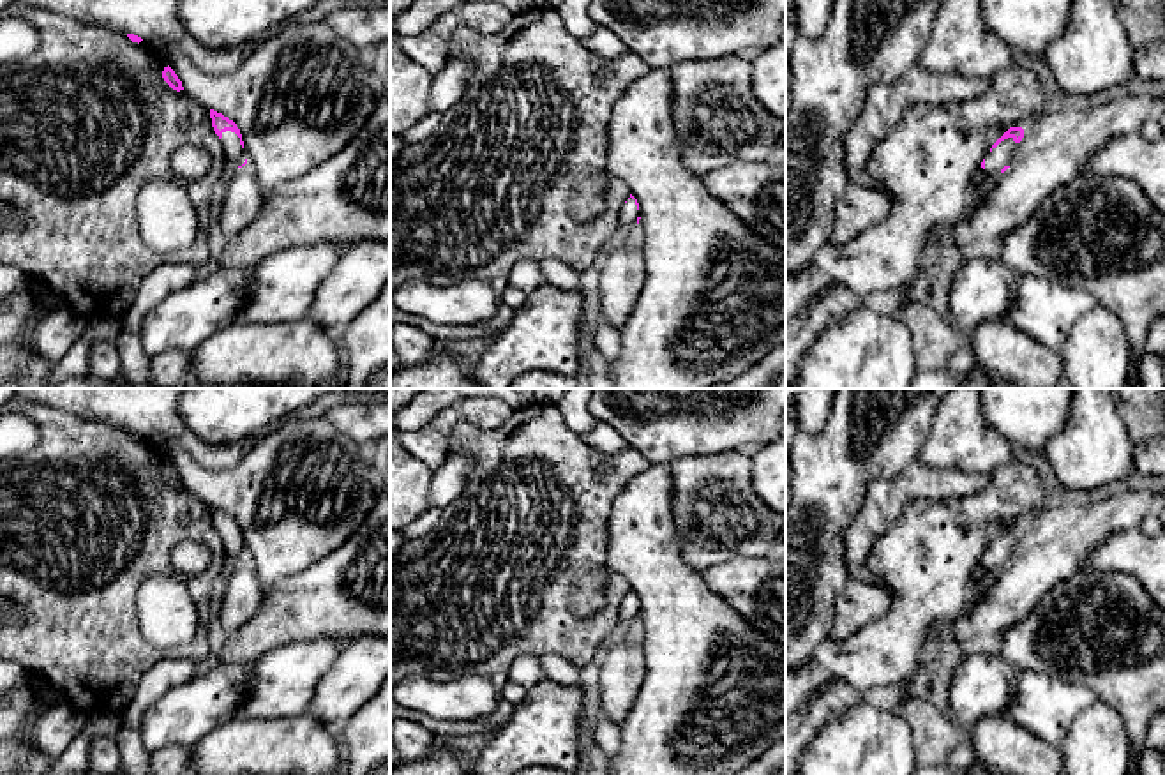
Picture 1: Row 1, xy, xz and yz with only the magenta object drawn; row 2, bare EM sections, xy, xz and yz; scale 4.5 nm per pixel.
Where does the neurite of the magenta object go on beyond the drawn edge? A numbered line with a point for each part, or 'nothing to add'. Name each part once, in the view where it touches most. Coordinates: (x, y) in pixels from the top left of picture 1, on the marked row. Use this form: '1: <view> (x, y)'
1: xy (233, 150)

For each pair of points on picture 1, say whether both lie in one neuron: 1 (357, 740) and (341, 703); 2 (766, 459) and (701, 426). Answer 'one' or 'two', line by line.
1: two
2: two

